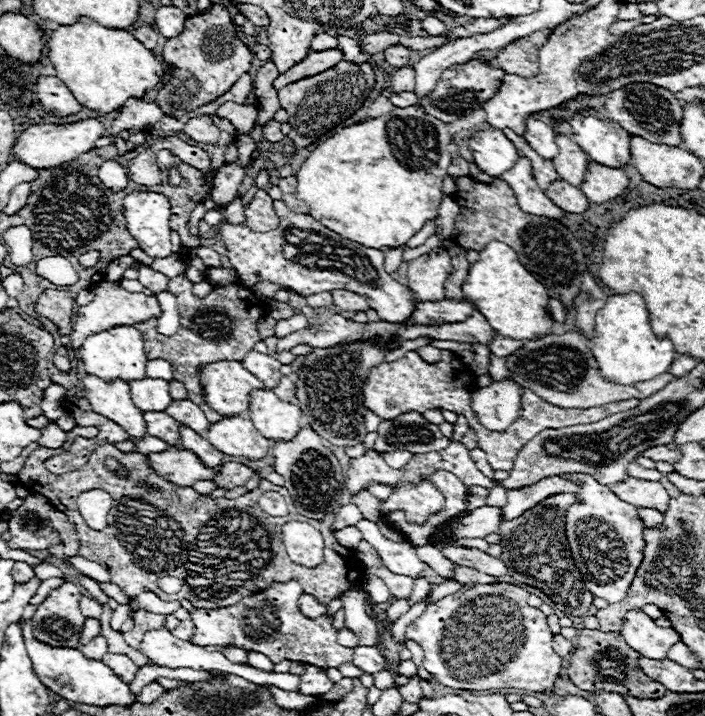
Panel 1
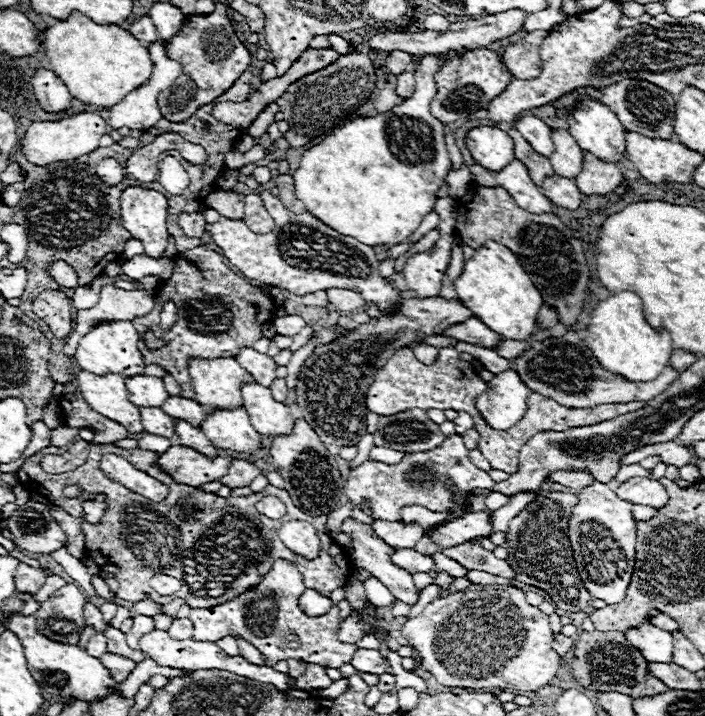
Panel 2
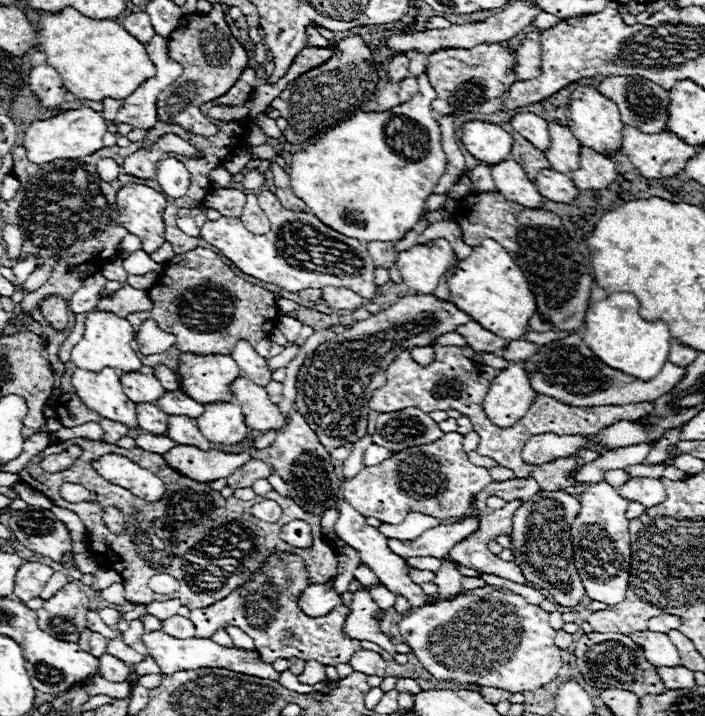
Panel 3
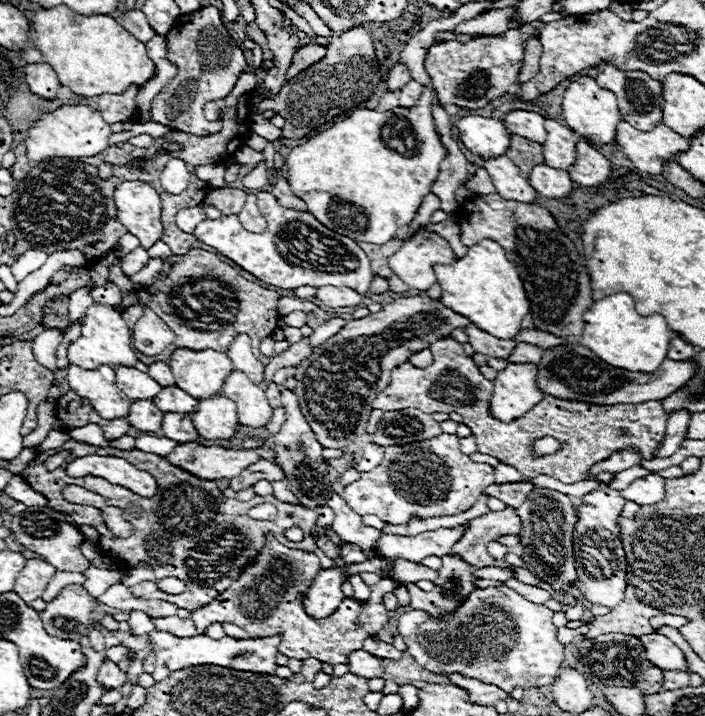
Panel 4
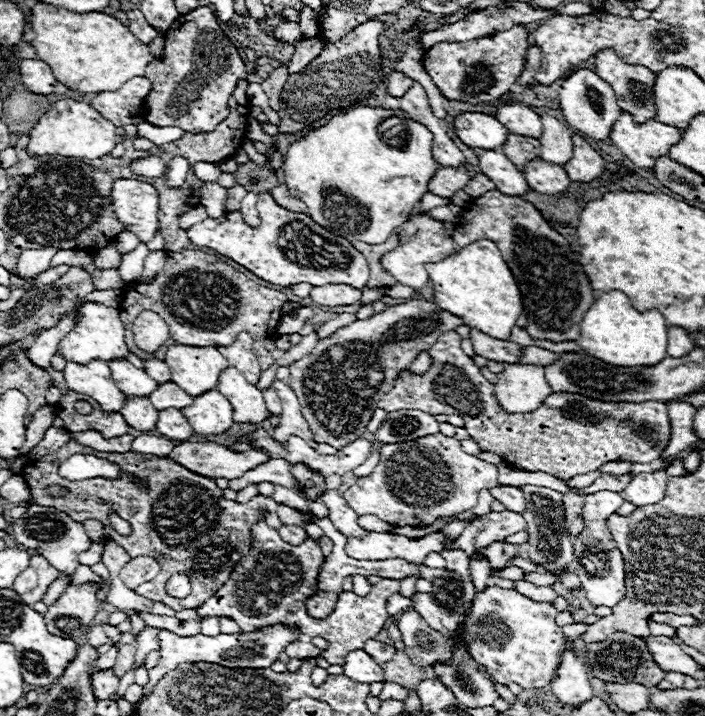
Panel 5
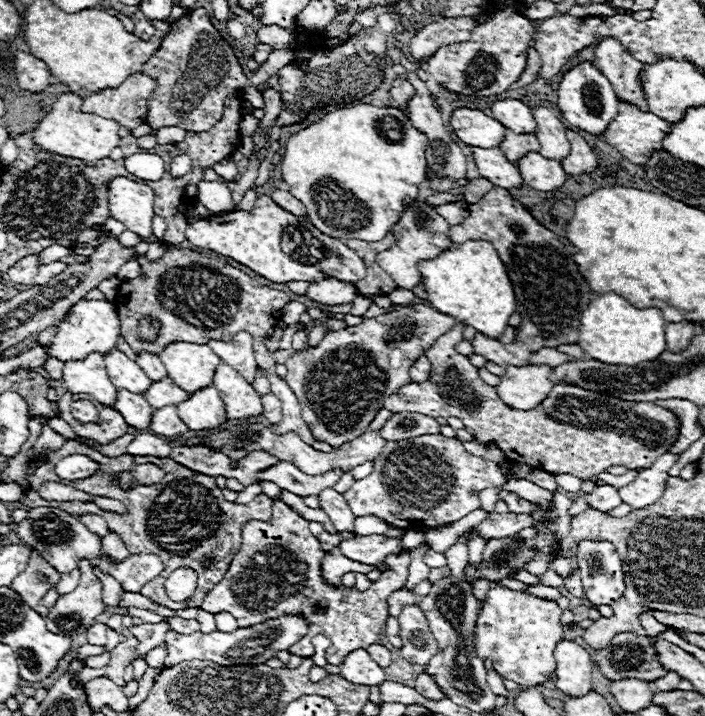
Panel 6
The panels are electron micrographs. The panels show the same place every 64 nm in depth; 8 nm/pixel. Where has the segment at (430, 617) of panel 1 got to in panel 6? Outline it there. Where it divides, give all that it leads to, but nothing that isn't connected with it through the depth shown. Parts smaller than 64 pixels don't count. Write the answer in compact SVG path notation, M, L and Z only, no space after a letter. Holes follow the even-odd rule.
M492 588L484 610L478 614L475 628L476 653L483 660L488 658L494 670L520 686L536 686L552 680L556 670L554 648L564 638L564 626L560 624L562 608L554 600L536 598L526 592L508 588ZM410 604L404 606L396 618L400 622L402 656L412 664L424 666L430 660L430 656L434 656L438 650L438 644L428 628L428 620L424 612L418 610L418 604Z

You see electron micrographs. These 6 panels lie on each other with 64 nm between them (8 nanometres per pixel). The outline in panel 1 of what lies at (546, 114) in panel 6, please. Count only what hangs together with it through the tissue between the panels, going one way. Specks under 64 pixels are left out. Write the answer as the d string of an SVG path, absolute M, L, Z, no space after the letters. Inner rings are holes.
M556 134L556 144L558 144L558 156L552 160L552 164L558 176L566 182L574 182L574 186L580 186L588 166L588 154L564 134Z

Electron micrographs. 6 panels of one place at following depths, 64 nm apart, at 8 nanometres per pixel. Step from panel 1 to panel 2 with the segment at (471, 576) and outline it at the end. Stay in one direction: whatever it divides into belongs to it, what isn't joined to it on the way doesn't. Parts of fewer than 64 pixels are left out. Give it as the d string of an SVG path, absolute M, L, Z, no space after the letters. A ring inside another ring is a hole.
M468 572L466 578L470 578L474 584L506 584L506 586L514 586L510 580L486 574L486 572Z

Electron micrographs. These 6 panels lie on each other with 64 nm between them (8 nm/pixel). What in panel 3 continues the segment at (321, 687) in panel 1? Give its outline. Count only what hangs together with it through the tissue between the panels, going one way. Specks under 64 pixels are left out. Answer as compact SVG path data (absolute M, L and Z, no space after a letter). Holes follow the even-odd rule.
M314 660L306 662L306 666L304 666L304 672L298 676L300 684L316 684L318 680L324 680L324 678L326 678L326 674L324 674L324 668L322 668L322 664L316 664Z

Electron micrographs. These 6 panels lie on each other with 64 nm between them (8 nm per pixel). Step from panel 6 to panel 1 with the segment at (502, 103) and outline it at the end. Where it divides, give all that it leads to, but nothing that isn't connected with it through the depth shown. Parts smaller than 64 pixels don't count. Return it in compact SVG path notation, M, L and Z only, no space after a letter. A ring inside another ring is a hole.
M528 118L528 120L526 120L524 136L526 136L528 144L532 146L532 150L536 150L542 158L552 160L552 158L558 154L558 146L556 146L556 142L554 142L556 132L554 132L548 124L544 124L542 120Z

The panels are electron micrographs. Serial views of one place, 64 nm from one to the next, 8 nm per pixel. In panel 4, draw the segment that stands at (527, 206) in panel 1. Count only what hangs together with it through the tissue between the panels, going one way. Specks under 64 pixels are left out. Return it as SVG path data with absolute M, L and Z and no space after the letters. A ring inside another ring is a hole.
M506 155L484 160L483 167L490 174L502 198L510 198L518 202L532 202L536 198L536 190L528 184L528 180L520 174L520 170Z

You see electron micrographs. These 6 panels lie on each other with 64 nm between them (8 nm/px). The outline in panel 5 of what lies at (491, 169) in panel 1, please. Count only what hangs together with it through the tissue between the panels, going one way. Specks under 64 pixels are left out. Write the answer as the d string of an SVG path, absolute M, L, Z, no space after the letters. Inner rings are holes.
M462 112L454 118L456 136L470 148L498 150L506 142L508 130L494 118L480 112Z

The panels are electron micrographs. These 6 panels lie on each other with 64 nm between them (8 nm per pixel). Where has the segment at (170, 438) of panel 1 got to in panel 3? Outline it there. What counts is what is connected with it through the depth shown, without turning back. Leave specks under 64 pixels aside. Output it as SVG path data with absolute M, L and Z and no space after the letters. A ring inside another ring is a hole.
M148 402L136 404L136 418L138 418L140 430L150 432L150 434L166 434L168 414L164 414L154 404L148 404Z

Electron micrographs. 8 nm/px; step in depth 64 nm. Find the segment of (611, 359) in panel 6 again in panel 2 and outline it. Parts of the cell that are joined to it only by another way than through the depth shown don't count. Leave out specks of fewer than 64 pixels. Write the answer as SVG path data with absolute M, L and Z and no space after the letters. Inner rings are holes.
M616 292L598 302L598 306L594 306L594 310L590 312L590 322L586 330L586 346L604 366L604 370L622 374L630 382L650 382L658 378L668 366L672 354L670 332L658 332L646 322L642 314L642 300L634 292Z

